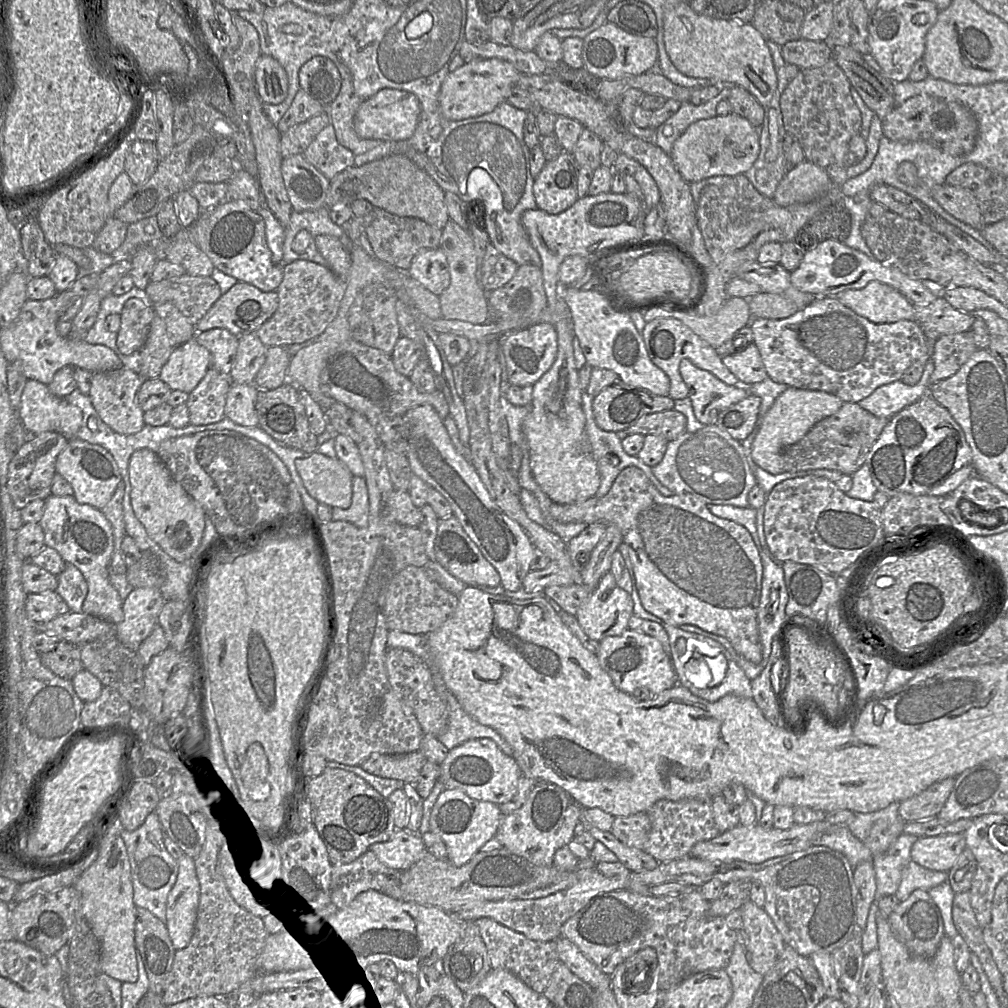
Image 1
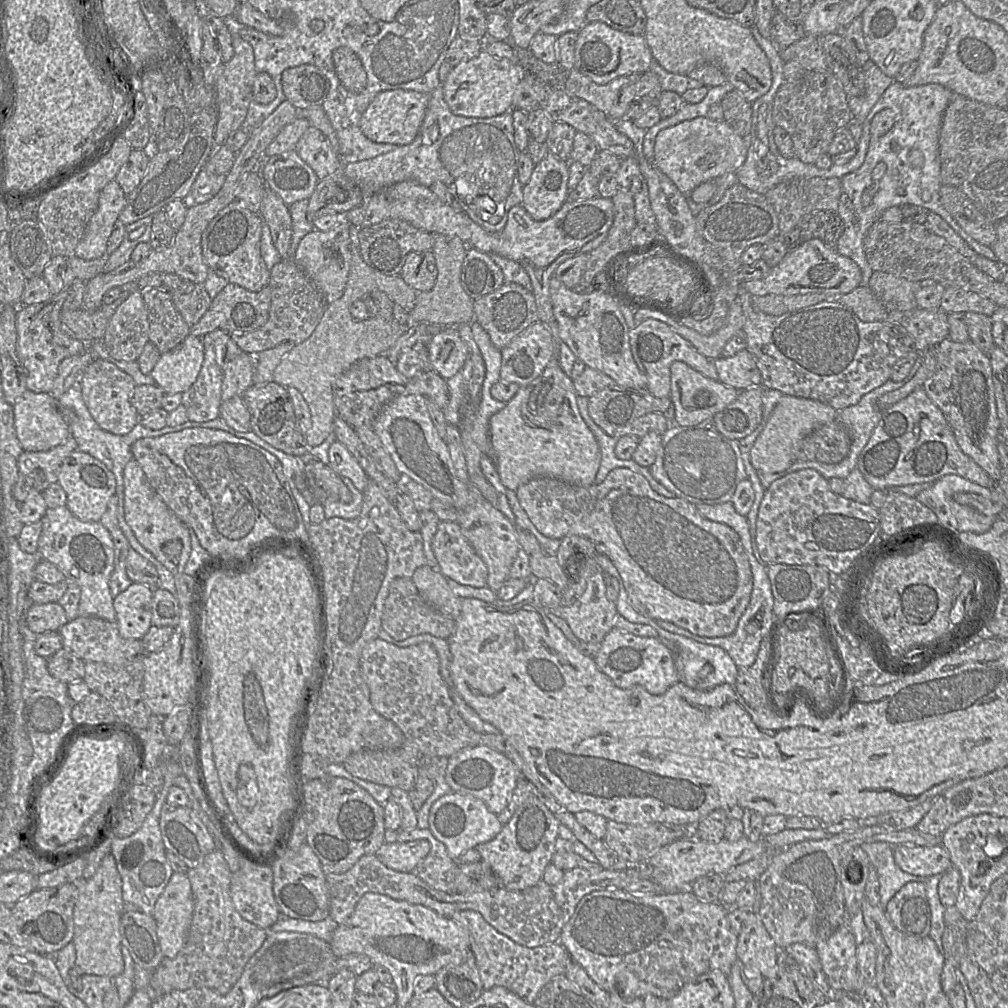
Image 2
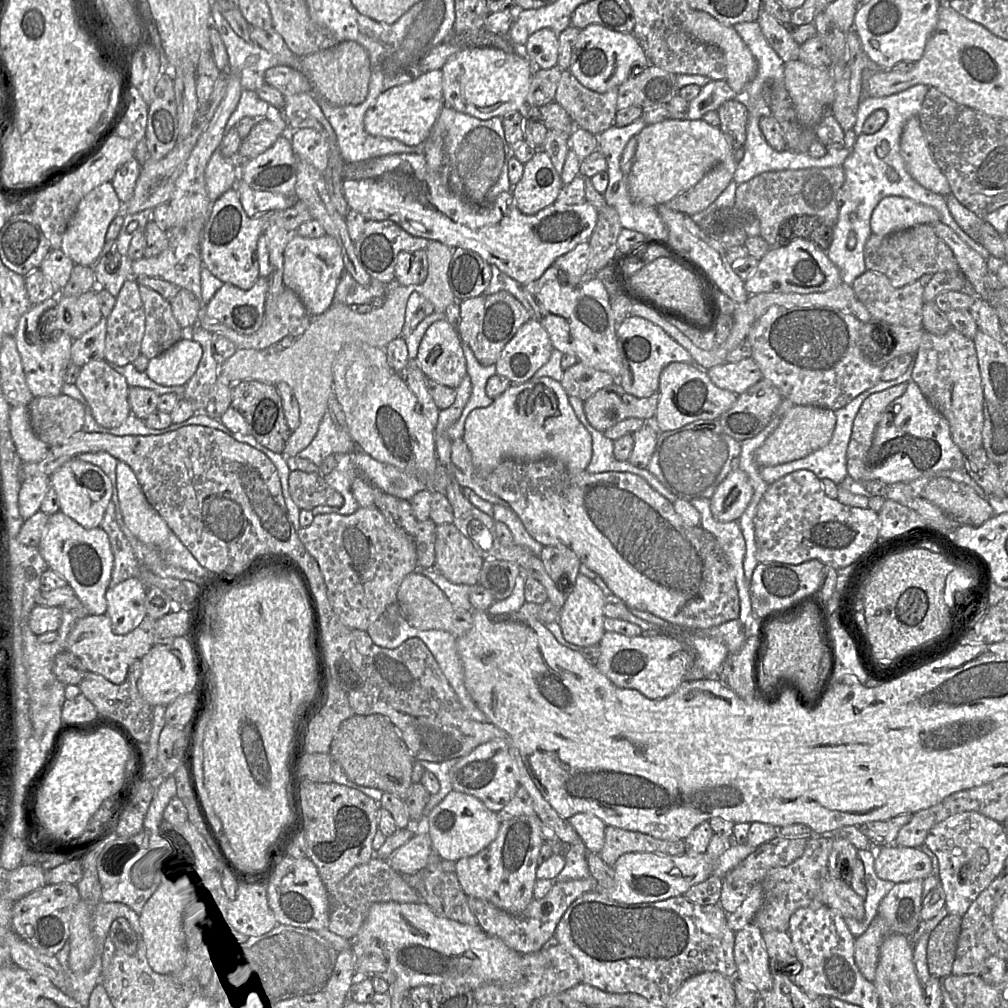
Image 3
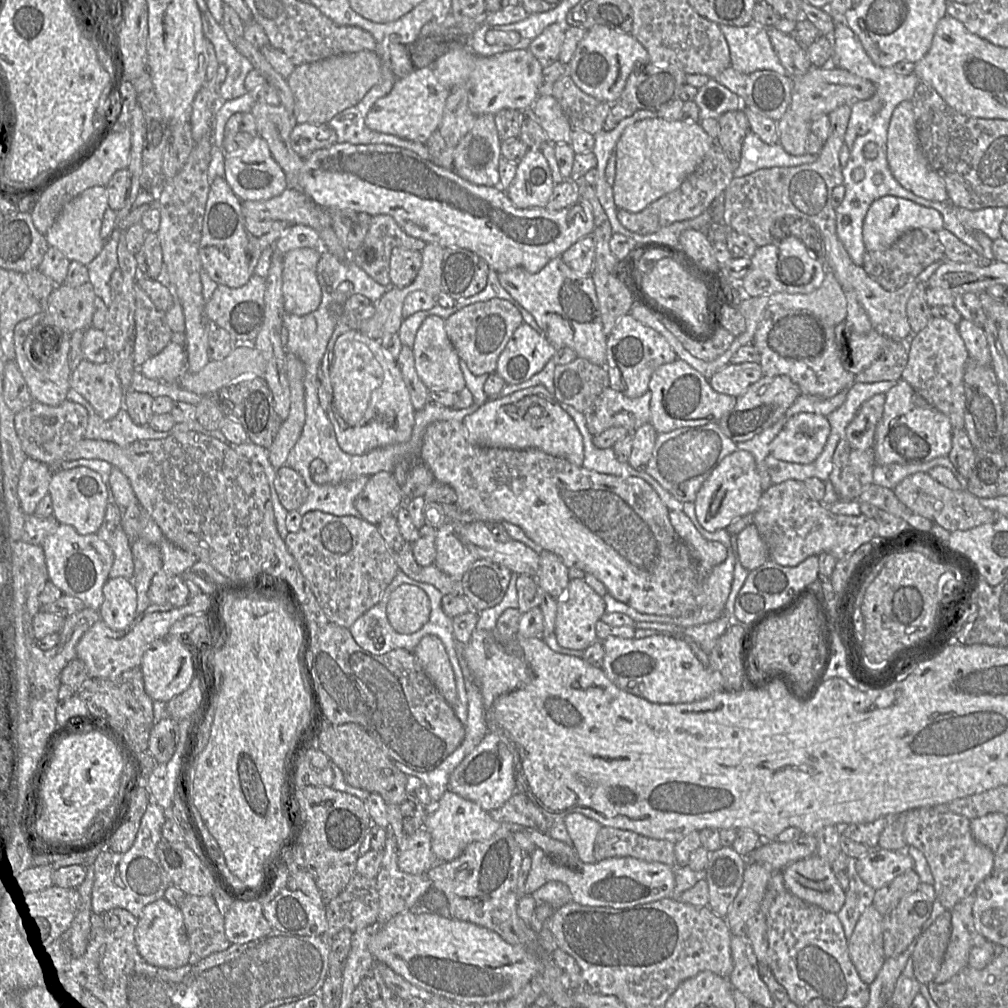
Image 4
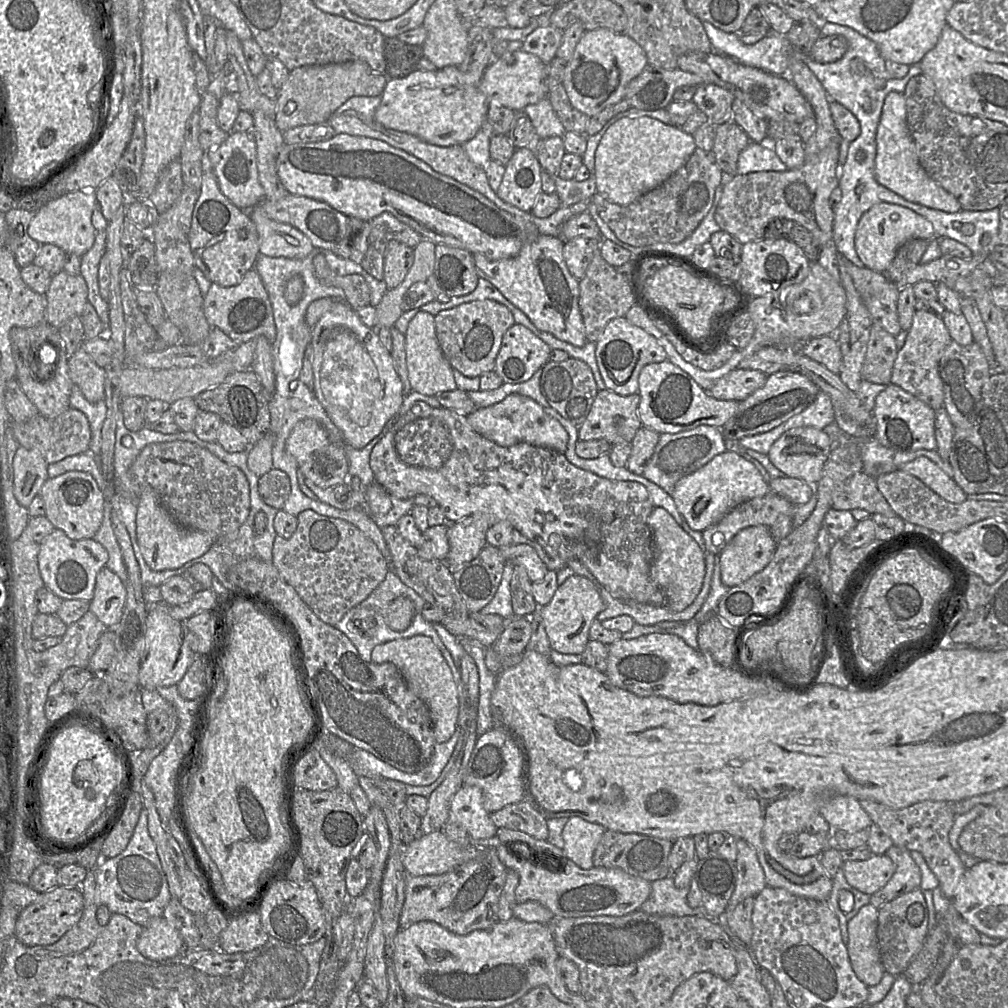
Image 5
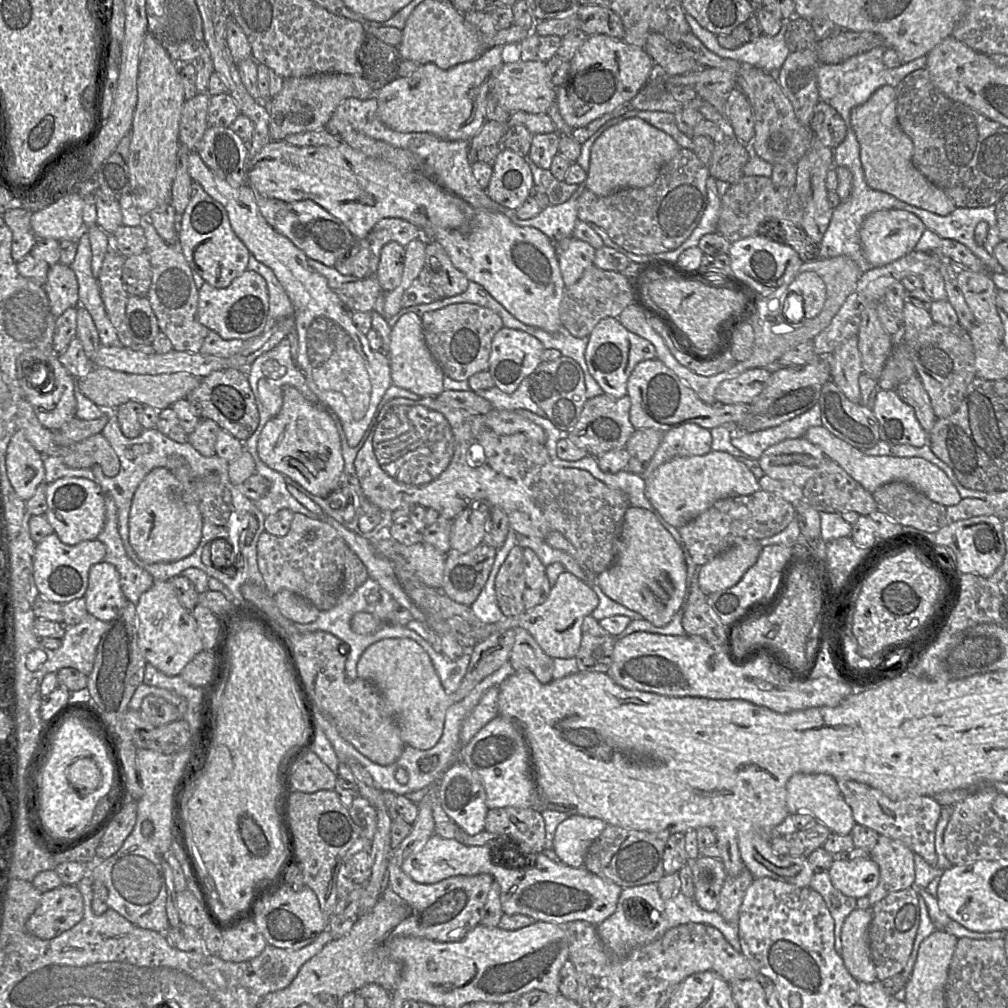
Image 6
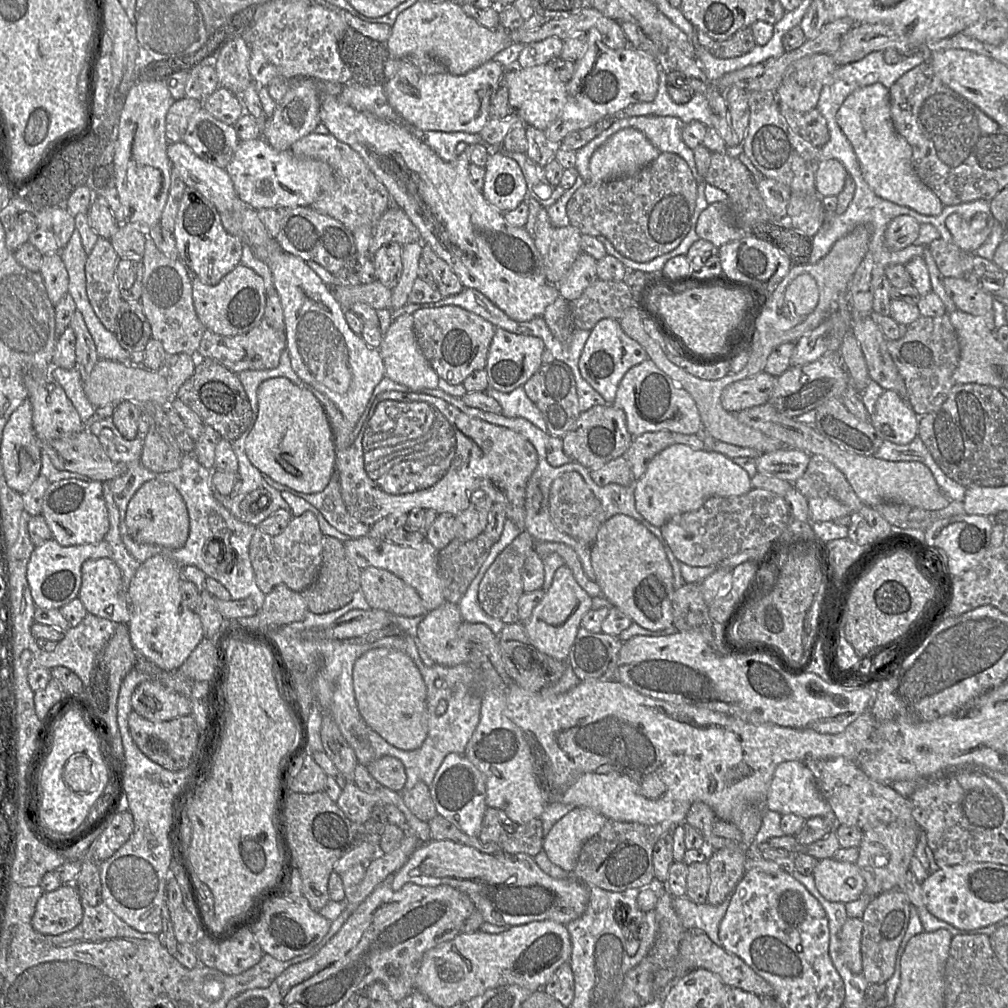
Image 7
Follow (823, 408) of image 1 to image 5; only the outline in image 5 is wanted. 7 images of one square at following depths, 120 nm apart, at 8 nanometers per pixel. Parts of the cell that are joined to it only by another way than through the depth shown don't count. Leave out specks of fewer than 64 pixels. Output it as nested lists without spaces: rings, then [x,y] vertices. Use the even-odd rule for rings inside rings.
[[[803,426],[783,433],[767,455],[785,476],[817,483],[831,450],[832,441],[827,433]]]

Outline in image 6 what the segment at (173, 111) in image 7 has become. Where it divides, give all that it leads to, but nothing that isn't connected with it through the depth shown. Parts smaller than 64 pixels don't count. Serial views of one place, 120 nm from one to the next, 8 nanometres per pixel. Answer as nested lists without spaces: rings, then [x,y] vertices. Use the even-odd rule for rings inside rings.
[[[202,92],[197,93],[183,104],[179,124],[179,141],[182,146],[191,151],[195,151],[209,127],[207,120],[209,100],[210,95]]]

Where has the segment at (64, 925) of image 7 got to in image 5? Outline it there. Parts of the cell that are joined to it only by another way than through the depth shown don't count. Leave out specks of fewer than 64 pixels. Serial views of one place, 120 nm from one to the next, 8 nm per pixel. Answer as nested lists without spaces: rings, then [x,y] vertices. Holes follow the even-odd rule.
[[[57,885],[53,889],[39,893],[38,897],[19,914],[15,935],[26,946],[47,946],[57,942],[81,918],[84,897],[80,887]]]

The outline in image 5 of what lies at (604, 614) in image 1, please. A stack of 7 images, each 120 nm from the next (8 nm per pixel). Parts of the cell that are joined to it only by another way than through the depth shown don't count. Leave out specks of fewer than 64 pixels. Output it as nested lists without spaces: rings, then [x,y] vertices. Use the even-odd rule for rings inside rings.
[[[573,574],[560,584],[551,601],[538,608],[551,649],[563,654],[582,654],[589,641],[589,629],[597,615],[604,610],[604,602],[595,584]]]

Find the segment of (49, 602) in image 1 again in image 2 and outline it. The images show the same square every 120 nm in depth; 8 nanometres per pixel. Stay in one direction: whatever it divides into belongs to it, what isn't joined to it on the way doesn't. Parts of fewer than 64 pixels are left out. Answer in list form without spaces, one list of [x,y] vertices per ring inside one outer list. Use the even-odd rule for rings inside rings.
[[[58,602],[33,603],[27,613],[27,625],[37,635],[58,631],[67,622],[65,611]]]

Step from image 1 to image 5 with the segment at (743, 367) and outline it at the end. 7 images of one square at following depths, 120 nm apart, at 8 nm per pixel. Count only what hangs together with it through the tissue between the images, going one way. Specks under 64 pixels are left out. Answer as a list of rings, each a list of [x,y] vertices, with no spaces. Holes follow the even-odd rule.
[[[736,368],[716,381],[709,393],[718,400],[741,402],[761,388],[767,375],[759,370]]]

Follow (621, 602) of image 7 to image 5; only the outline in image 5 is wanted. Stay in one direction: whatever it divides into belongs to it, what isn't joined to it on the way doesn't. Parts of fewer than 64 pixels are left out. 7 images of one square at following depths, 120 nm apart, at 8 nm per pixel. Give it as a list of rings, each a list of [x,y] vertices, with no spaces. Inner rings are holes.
[[[662,507],[653,508],[647,523],[652,531],[654,548],[651,579],[664,592],[664,605],[671,611],[680,612],[692,603],[701,590],[706,573],[705,548],[701,548]]]

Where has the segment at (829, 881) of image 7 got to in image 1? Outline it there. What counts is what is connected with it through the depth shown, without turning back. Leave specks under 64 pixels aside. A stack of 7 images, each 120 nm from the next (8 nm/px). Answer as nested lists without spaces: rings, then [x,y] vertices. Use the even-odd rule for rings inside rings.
[[[963,833],[923,837],[912,845],[910,857],[925,869],[948,872],[965,849]]]

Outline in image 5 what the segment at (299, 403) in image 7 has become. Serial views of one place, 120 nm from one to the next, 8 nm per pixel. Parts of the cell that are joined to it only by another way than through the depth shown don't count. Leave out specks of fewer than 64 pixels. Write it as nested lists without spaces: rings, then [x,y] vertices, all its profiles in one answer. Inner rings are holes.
[[[313,419],[299,421],[287,438],[285,449],[296,459],[299,472],[316,486],[325,489],[342,483],[345,479],[348,462],[344,448],[341,444],[333,443],[317,421]]]

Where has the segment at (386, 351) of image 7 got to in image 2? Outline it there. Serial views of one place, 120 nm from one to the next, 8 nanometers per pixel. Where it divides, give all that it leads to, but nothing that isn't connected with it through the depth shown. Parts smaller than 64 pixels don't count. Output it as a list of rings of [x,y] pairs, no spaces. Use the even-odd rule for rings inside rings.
[[[446,326],[427,344],[428,365],[445,380],[453,377],[469,357],[469,347],[460,337],[457,326]]]

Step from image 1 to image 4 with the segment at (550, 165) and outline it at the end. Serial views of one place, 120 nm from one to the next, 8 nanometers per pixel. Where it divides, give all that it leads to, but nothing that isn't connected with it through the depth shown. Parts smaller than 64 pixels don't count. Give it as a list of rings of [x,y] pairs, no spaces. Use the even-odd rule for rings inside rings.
[[[528,149],[517,165],[506,194],[520,209],[546,207],[554,186],[551,169],[543,153]]]

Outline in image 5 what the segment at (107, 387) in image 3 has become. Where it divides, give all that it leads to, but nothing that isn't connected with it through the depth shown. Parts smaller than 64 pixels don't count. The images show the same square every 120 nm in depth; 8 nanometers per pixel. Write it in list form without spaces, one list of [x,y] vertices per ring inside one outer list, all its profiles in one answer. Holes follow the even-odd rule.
[[[80,347],[68,360],[69,375],[85,398],[91,403],[105,399],[108,369],[98,366]]]

